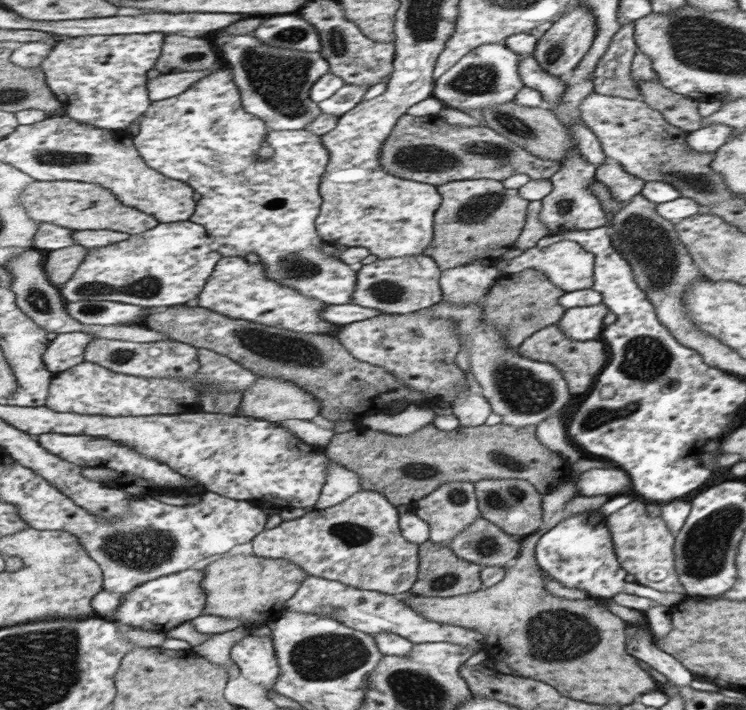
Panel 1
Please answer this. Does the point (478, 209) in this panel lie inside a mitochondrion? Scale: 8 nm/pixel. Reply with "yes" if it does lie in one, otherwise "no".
yes

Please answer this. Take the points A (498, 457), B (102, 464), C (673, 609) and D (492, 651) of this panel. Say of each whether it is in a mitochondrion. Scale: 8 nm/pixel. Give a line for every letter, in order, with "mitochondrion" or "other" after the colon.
A: mitochondrion
B: other
C: other
D: other

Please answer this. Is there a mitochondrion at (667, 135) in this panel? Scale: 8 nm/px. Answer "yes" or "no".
no

